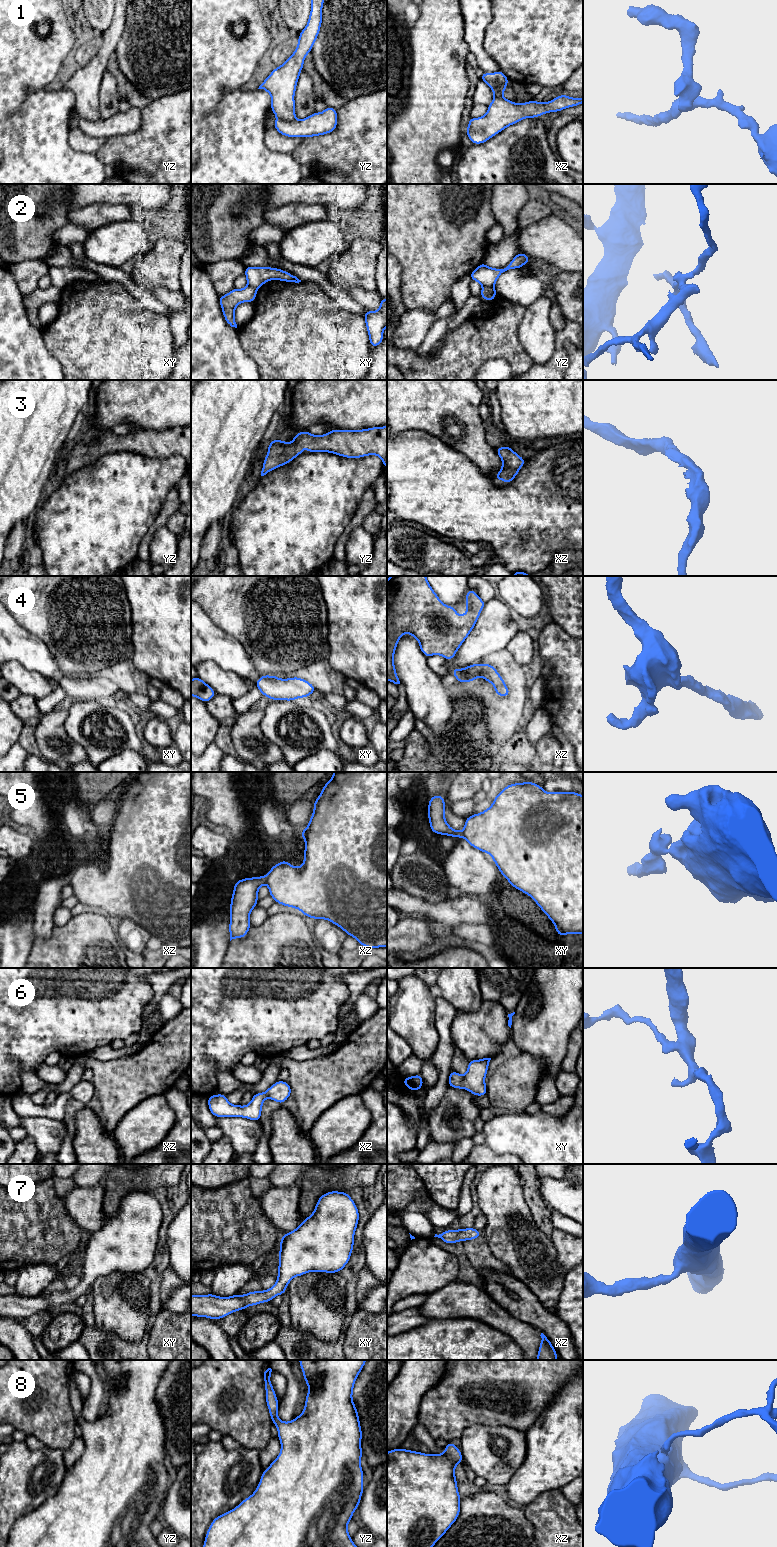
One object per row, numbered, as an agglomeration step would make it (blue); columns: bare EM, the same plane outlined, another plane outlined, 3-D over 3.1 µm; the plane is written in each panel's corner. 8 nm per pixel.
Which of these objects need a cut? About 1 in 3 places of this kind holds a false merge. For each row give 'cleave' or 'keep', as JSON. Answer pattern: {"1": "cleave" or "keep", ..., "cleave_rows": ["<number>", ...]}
{"1": "cleave", "2": "cleave", "3": "keep", "4": "keep", "5": "cleave", "6": "keep", "7": "keep", "8": "keep", "cleave_rows": ["1", "2", "5"]}

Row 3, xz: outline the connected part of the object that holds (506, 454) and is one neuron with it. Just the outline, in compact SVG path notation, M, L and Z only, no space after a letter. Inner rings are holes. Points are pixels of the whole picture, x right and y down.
M502 446L495 449L503 461L501 470L494 476L496 480L503 480L509 484L518 474L526 460L514 452L509 446Z

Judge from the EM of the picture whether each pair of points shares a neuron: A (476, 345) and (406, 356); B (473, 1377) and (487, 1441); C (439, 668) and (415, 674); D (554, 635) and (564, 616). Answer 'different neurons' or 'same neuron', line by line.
A: same neuron
B: different neurons
C: different neurons
D: different neurons

